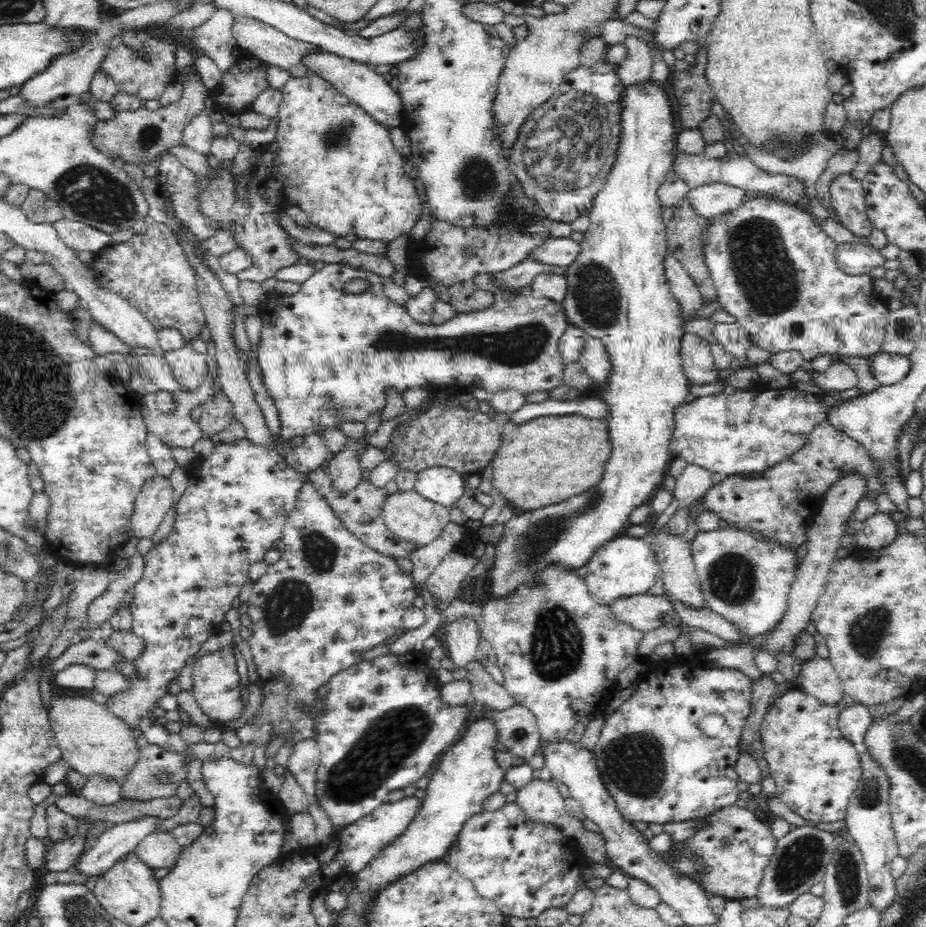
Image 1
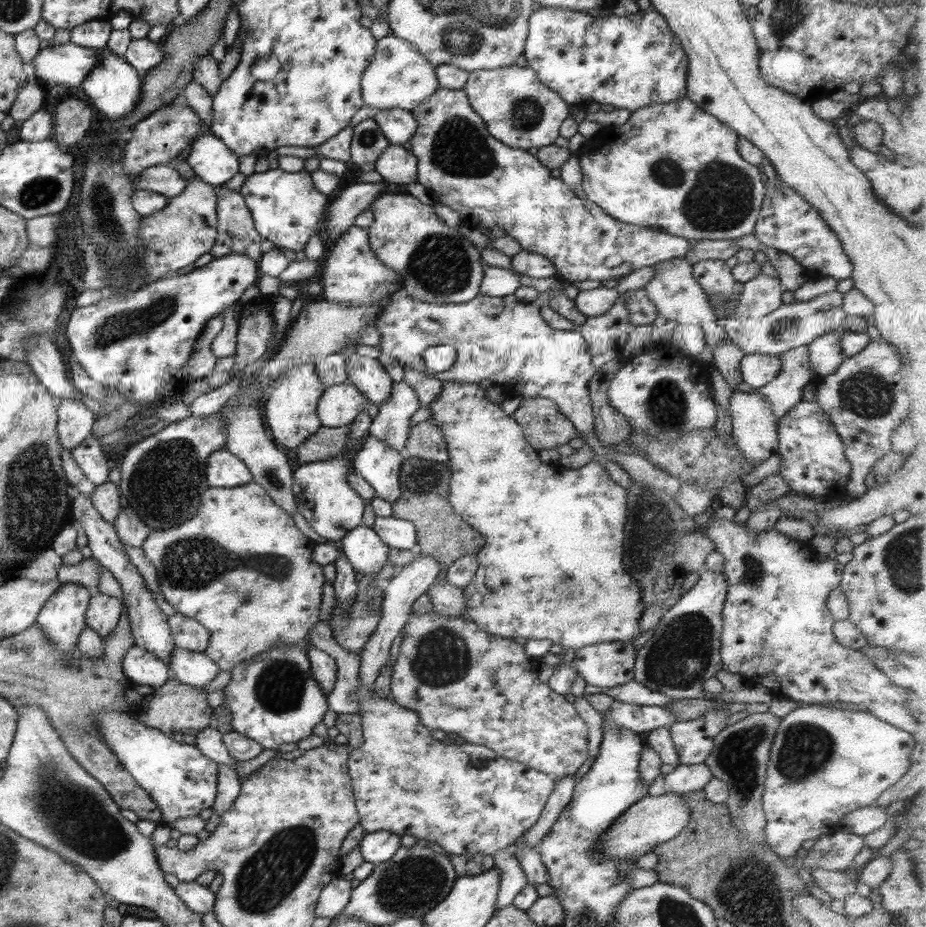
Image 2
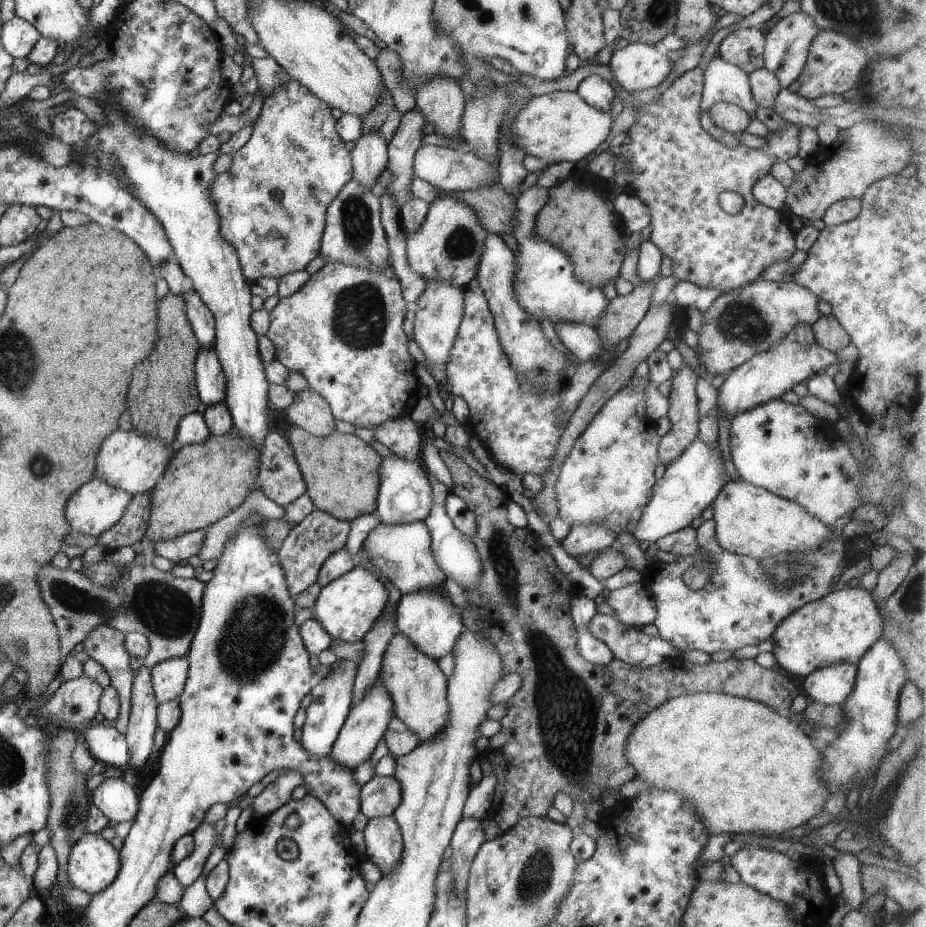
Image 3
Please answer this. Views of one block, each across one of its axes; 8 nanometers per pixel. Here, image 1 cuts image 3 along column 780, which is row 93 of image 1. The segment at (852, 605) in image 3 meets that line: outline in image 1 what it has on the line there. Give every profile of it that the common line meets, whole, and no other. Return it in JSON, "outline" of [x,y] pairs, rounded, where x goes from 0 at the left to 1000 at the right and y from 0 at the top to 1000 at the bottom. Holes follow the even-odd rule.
{"outline":[[[702,84],[691,91],[674,93],[668,133],[670,149],[664,175],[634,232],[636,246],[630,251],[626,272],[609,293],[611,317],[605,327],[613,350],[629,355],[634,362],[647,366],[658,383],[660,400],[649,431],[658,440],[654,454],[663,485],[654,498],[650,518],[644,522],[644,529],[637,526],[635,531],[607,544],[559,552],[546,564],[542,580],[529,593],[529,599],[536,603],[526,618],[530,645],[549,643],[562,632],[562,628],[572,628],[572,624],[577,626],[577,619],[592,608],[606,608],[620,614],[635,608],[641,594],[667,579],[667,574],[678,564],[679,554],[698,544],[710,531],[727,496],[722,481],[728,464],[728,442],[739,434],[747,414],[740,407],[735,394],[734,371],[741,357],[740,342],[724,313],[717,290],[724,260],[715,235],[716,223],[710,211],[718,190],[727,183],[731,160],[728,123],[717,91]]]}

